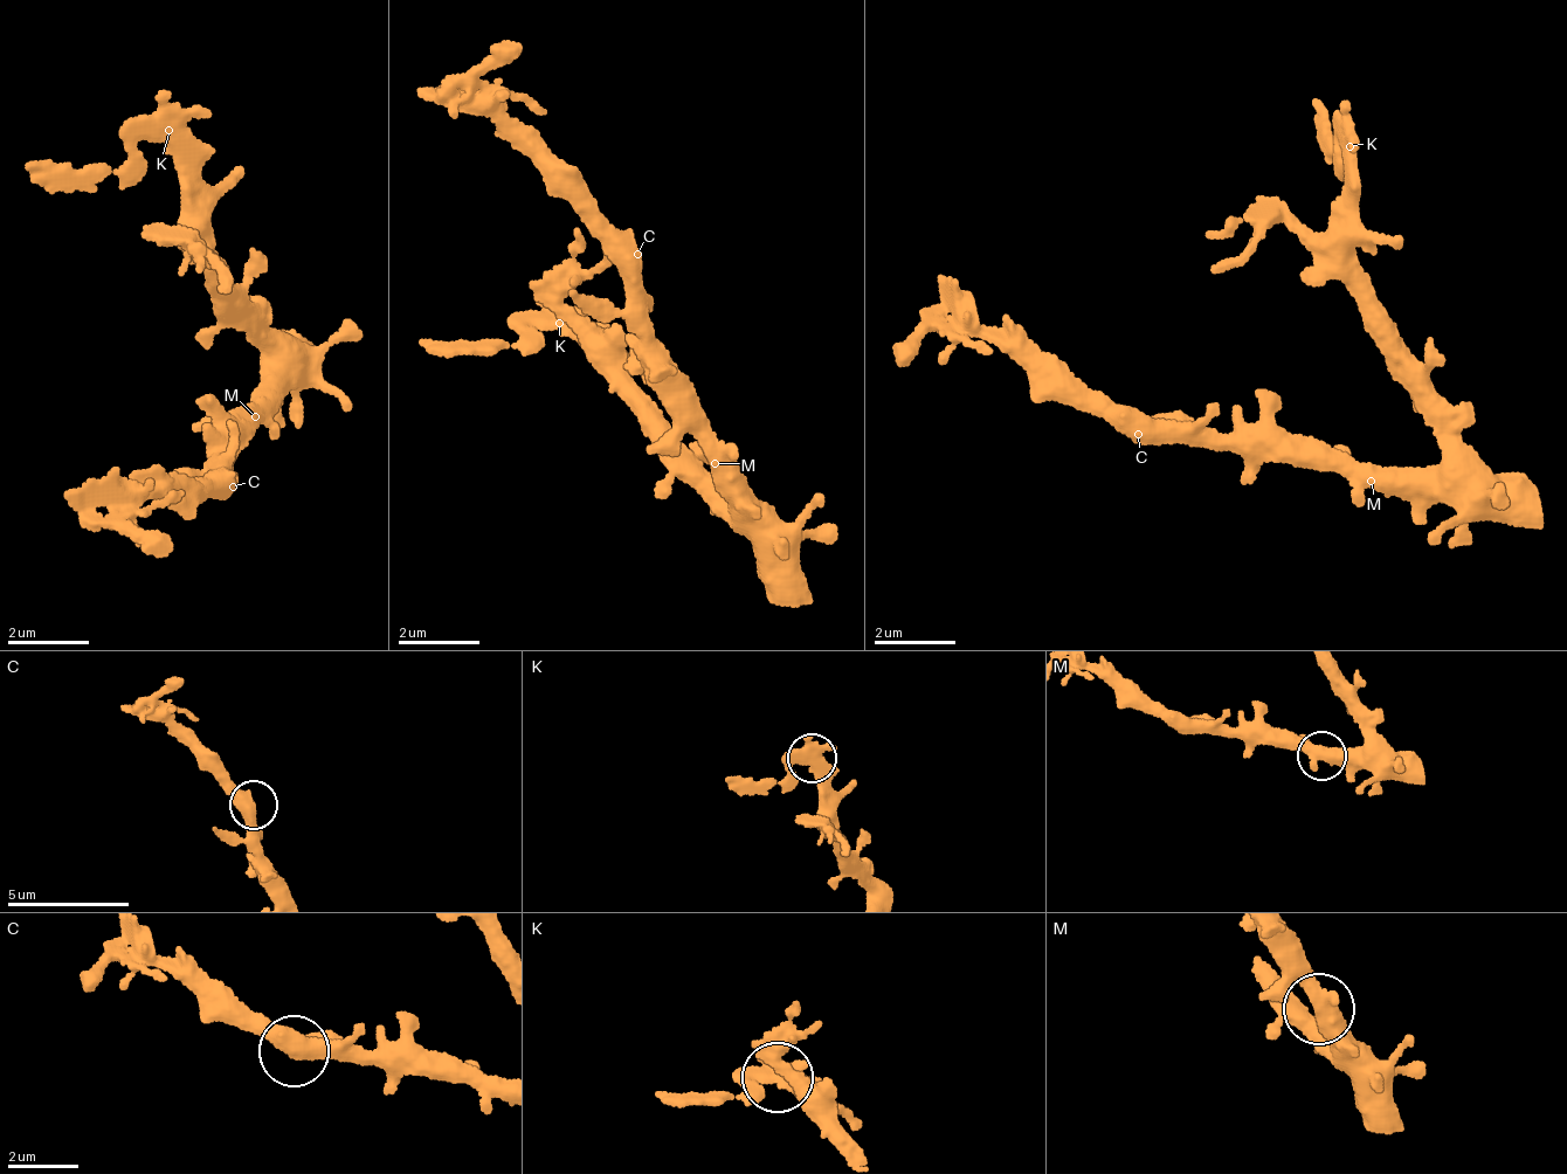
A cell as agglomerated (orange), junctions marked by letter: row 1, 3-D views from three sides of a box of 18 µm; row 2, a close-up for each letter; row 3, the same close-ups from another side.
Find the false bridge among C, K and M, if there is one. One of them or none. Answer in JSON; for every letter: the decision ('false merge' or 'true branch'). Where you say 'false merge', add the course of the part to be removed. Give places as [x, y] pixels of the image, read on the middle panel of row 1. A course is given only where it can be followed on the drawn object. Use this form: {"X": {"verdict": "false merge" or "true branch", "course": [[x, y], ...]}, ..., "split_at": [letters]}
{"C": {"verdict": "true branch"}, "K": {"verdict": "false merge", "course": [[557, 324], [515, 346], [446, 353], [421, 337]]}, "M": {"verdict": "true branch"}, "split_at": ["K"]}

